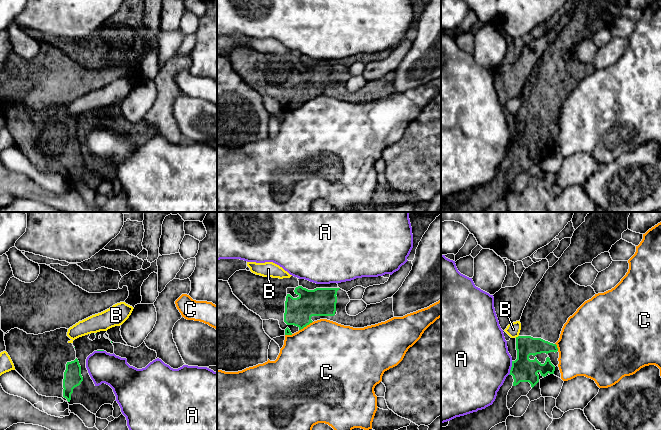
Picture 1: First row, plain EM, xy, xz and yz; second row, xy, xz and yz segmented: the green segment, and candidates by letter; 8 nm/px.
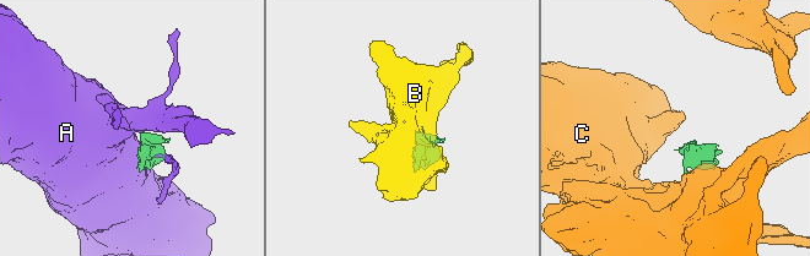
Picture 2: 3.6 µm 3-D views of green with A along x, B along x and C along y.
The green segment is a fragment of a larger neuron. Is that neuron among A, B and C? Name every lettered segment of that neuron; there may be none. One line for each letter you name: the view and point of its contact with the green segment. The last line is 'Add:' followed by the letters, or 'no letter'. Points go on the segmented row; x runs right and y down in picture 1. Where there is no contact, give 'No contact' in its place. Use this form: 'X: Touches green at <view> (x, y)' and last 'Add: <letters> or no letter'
Add: no letter

